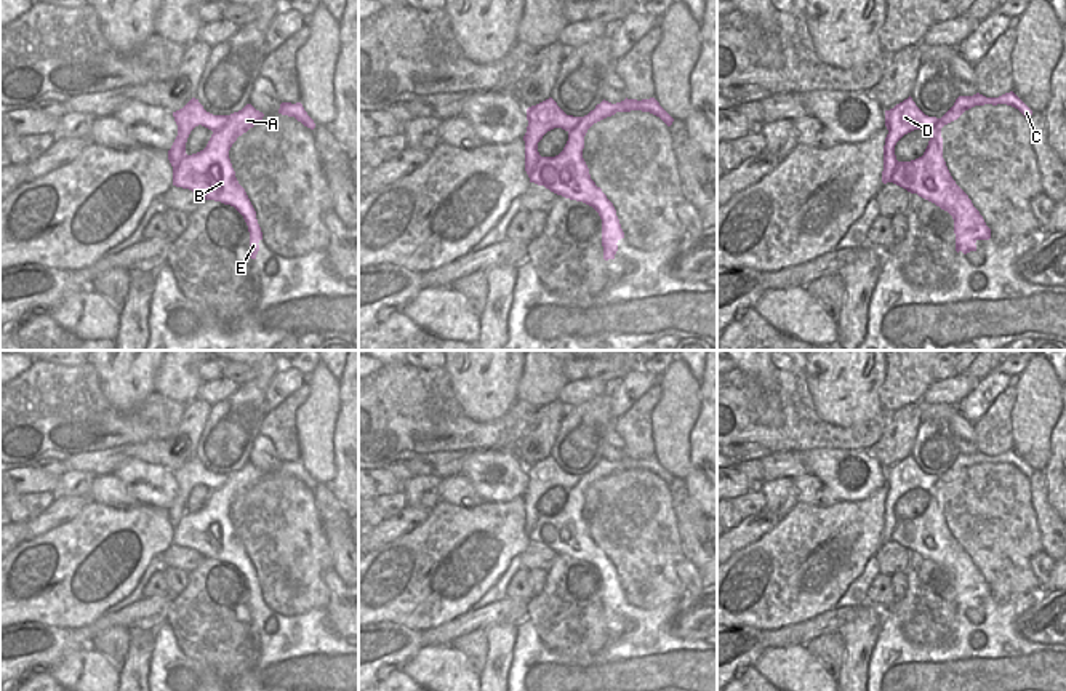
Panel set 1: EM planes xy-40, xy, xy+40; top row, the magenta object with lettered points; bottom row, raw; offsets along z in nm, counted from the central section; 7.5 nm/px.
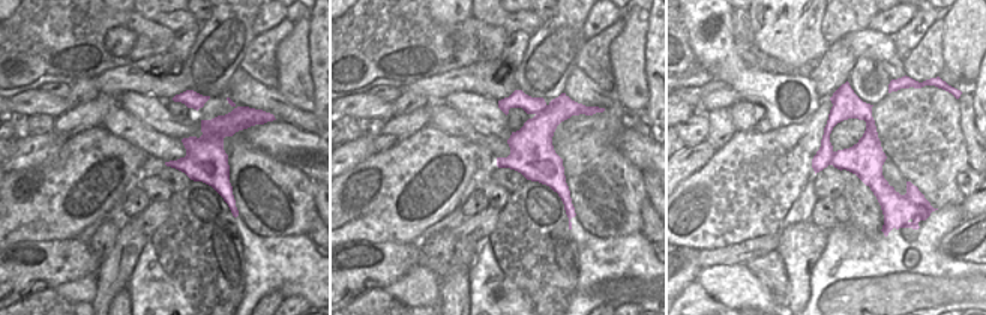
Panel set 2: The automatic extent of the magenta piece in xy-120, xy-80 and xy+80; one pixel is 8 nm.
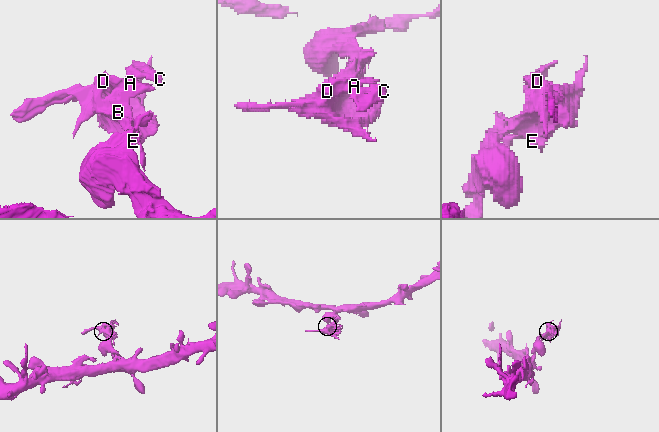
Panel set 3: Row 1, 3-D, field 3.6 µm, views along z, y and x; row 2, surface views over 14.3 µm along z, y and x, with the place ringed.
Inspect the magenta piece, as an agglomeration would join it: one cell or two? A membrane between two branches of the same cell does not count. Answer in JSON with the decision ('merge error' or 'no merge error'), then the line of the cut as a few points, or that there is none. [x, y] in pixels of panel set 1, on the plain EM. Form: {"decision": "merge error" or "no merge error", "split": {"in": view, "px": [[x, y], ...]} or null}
{"decision": "no merge error", "split": null}

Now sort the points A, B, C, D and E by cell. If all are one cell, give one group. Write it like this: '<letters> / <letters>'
A B C D E

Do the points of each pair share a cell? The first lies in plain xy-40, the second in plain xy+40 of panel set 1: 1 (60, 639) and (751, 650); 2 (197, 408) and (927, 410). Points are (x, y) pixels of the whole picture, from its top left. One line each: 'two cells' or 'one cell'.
1: one cell
2: two cells

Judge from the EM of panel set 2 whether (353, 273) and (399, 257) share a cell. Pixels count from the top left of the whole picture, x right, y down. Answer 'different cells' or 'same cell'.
same cell

